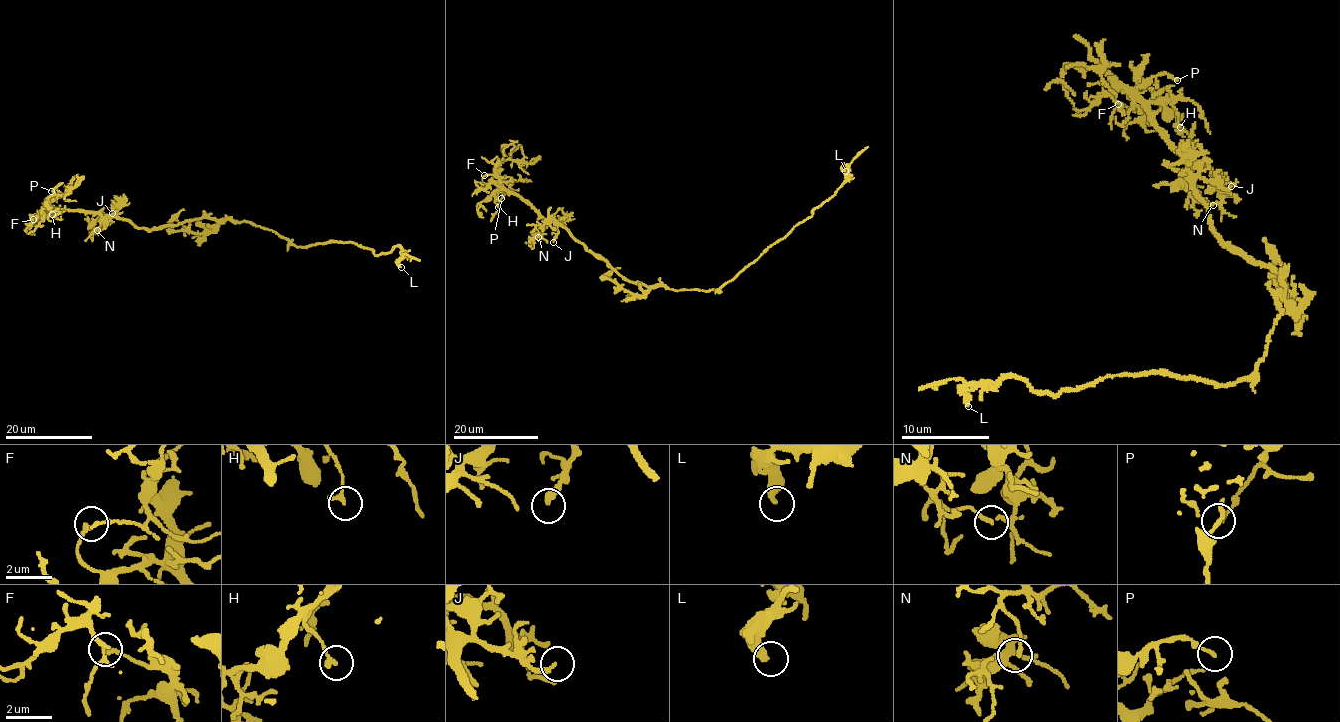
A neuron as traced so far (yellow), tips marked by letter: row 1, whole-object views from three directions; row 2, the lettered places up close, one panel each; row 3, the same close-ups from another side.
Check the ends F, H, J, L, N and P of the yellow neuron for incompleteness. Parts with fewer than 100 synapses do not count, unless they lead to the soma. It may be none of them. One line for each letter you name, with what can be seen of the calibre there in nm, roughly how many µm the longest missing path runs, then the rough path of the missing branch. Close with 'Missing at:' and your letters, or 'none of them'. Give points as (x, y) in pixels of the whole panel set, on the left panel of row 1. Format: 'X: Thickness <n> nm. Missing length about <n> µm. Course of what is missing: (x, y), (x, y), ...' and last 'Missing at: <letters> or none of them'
Missing at: none of them

